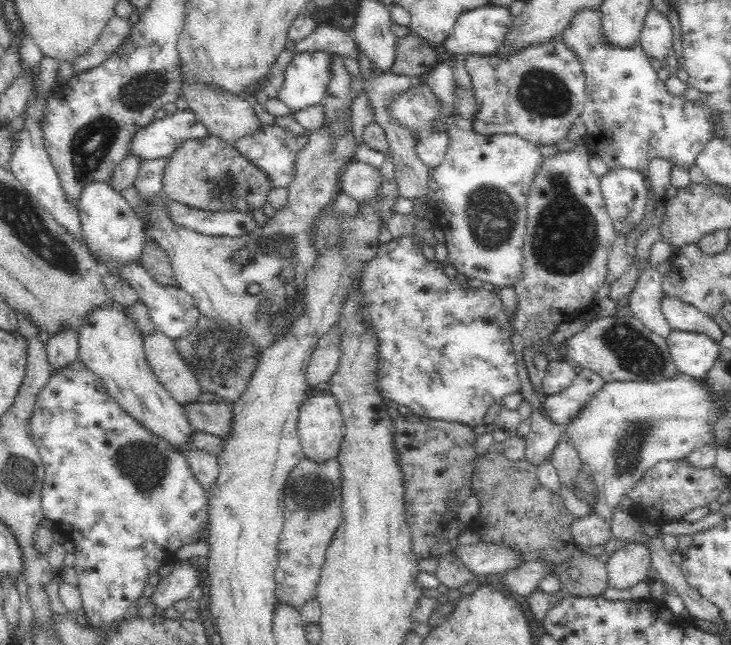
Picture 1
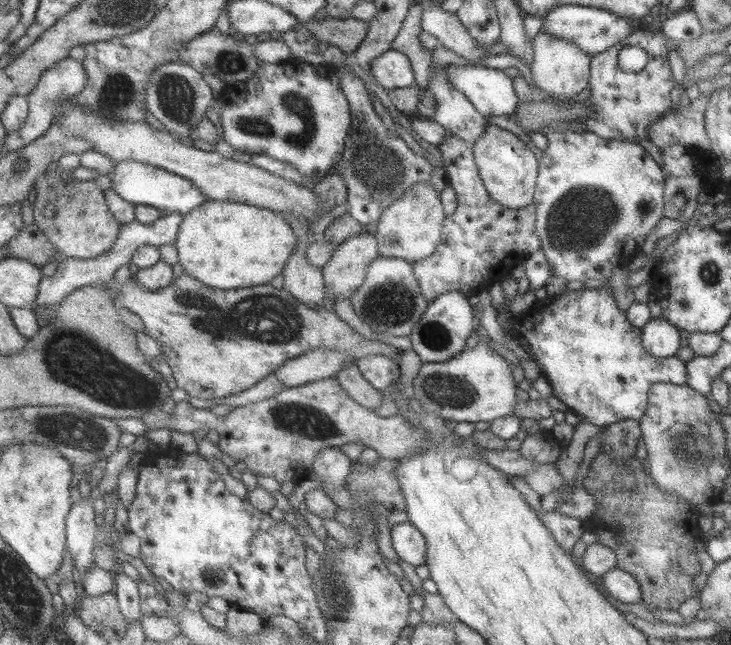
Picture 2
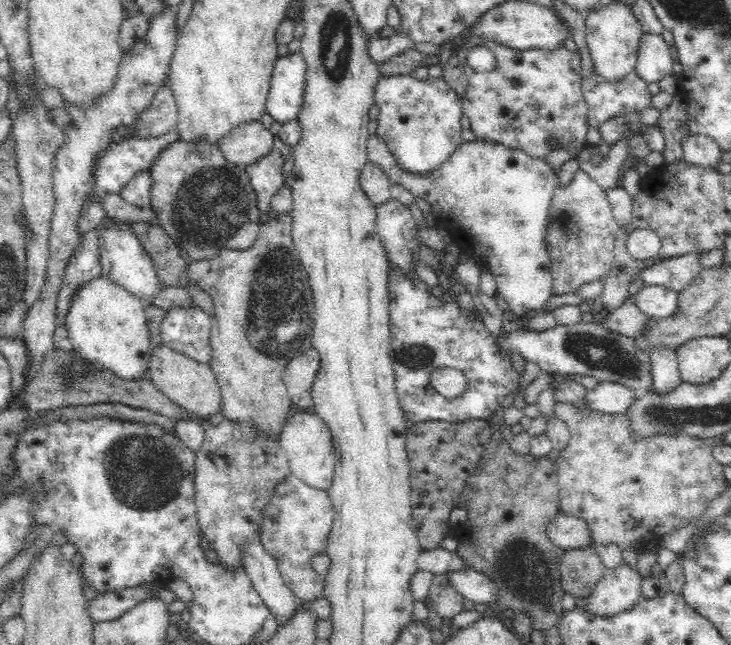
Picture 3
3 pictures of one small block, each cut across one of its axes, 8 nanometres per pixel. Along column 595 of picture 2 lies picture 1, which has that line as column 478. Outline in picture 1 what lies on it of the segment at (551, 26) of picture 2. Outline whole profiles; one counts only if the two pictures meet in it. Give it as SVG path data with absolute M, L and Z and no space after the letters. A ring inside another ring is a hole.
M490 5L466 11L456 20L454 28L444 40L441 49L448 51L453 57L463 57L471 54L494 55L494 52L506 42L506 36L514 28L514 14L509 7Z

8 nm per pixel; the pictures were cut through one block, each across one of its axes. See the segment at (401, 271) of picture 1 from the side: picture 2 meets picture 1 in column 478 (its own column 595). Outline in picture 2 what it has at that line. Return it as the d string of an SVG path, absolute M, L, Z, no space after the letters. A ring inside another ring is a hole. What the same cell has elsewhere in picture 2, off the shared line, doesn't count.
M568 286L564 293L549 297L548 302L545 302L545 304L543 304L543 302L537 302L536 300L531 308L529 308L528 312L515 316L514 320L509 323L509 331L505 332L503 327L501 327L501 329L504 335L517 341L517 346L523 348L523 350L531 356L531 360L533 360L535 364L537 363L537 368L541 367L541 375L547 380L549 386L551 386L553 395L563 402L563 404L568 407L569 411L584 416L585 421L595 424L595 426L606 427L607 425L623 419L639 421L646 409L648 388L654 383L685 385L685 363L681 362L681 360L677 359L675 356L657 358L656 356L651 356L649 353L646 353L643 347L641 347L641 330L635 329L635 327L626 320L621 310L617 309L617 304L615 303L614 294L611 289L606 289L605 287Z

